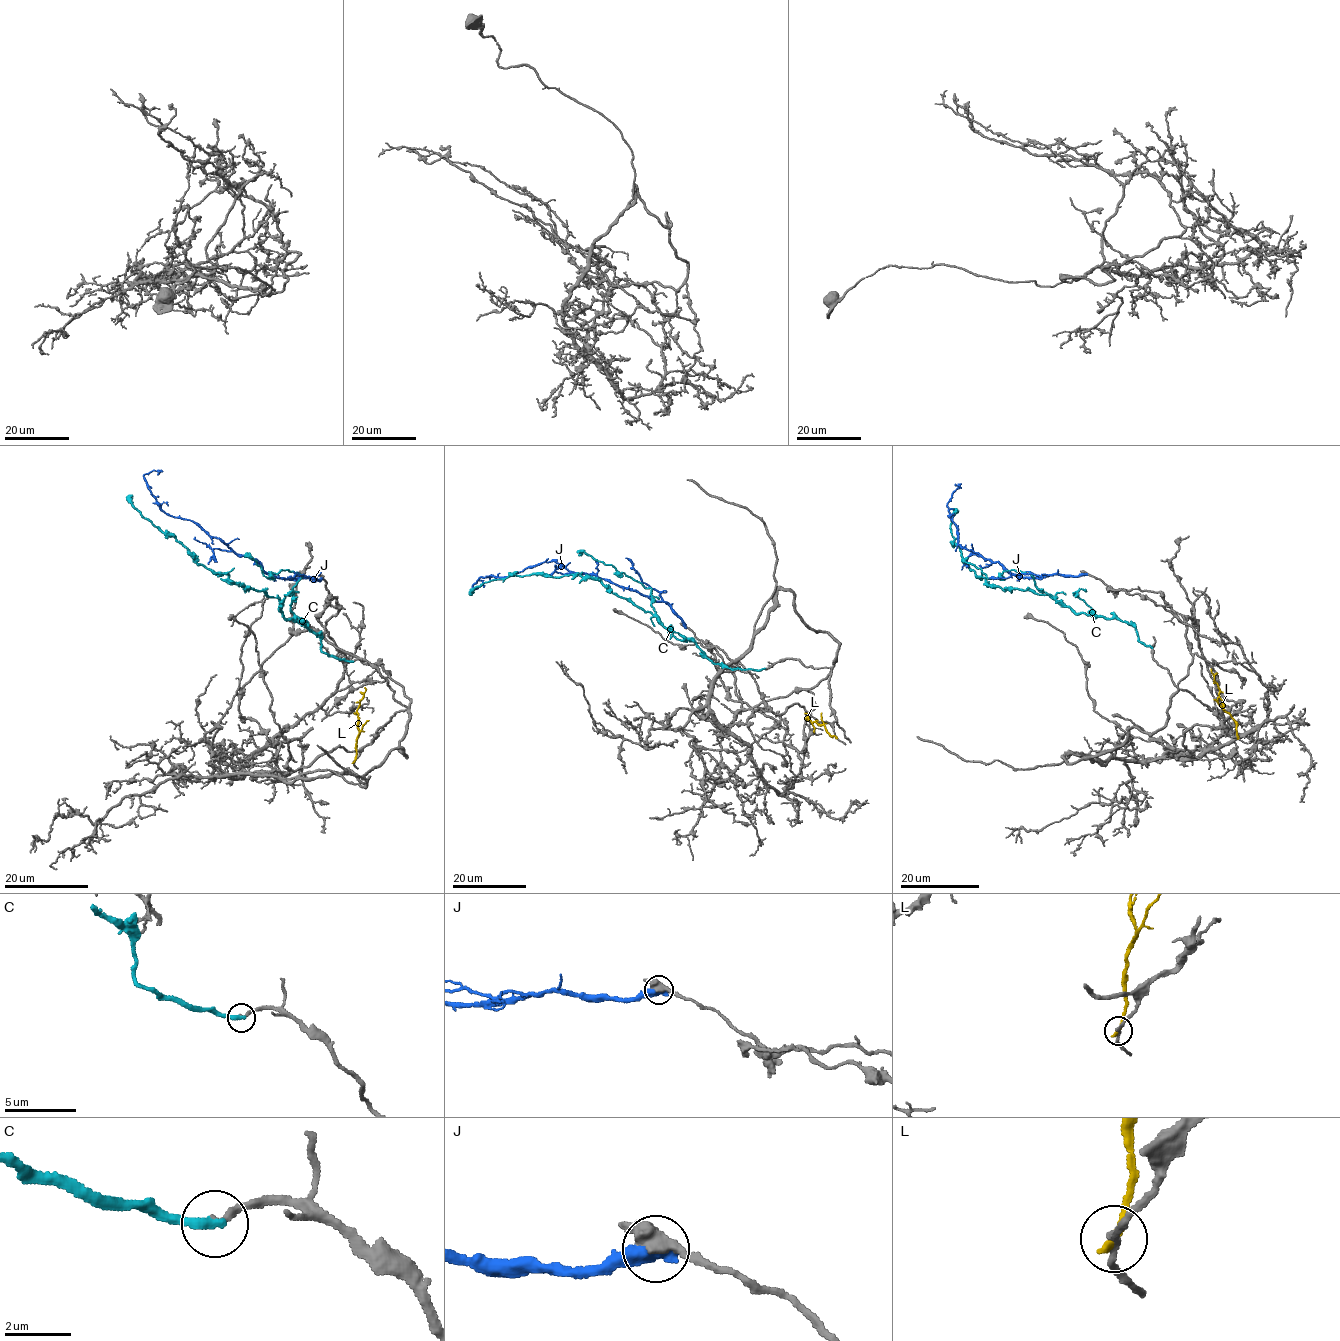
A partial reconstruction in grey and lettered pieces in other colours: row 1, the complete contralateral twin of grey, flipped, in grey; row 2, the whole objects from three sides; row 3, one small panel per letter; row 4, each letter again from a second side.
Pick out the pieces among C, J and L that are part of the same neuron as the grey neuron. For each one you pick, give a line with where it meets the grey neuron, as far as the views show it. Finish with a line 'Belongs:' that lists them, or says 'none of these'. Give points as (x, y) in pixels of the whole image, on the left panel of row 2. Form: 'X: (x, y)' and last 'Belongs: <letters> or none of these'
C: (352, 661)
Belongs: C

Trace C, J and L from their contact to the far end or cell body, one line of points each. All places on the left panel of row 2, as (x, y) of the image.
C: (352, 661), (327, 655), (315, 633), (285, 619), (278, 598), (199, 565), (128, 495)
J: (321, 578), (275, 578), (256, 559), (236, 555), (195, 523), (167, 515), (144, 476), (163, 471)
L: (354, 762), (359, 732), (357, 709), (364, 687)

